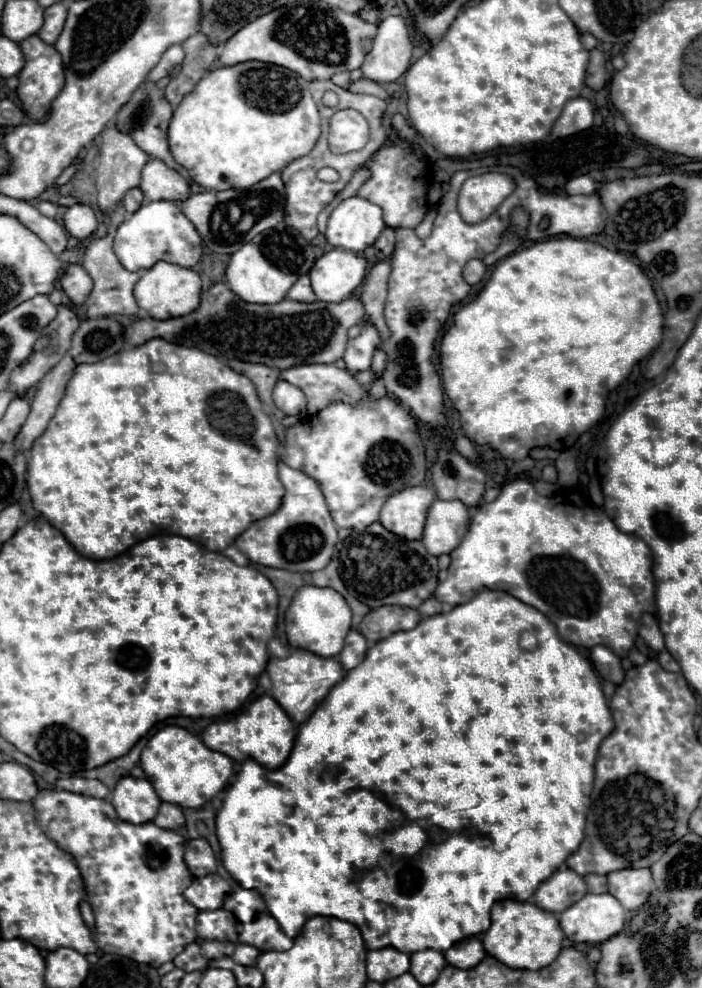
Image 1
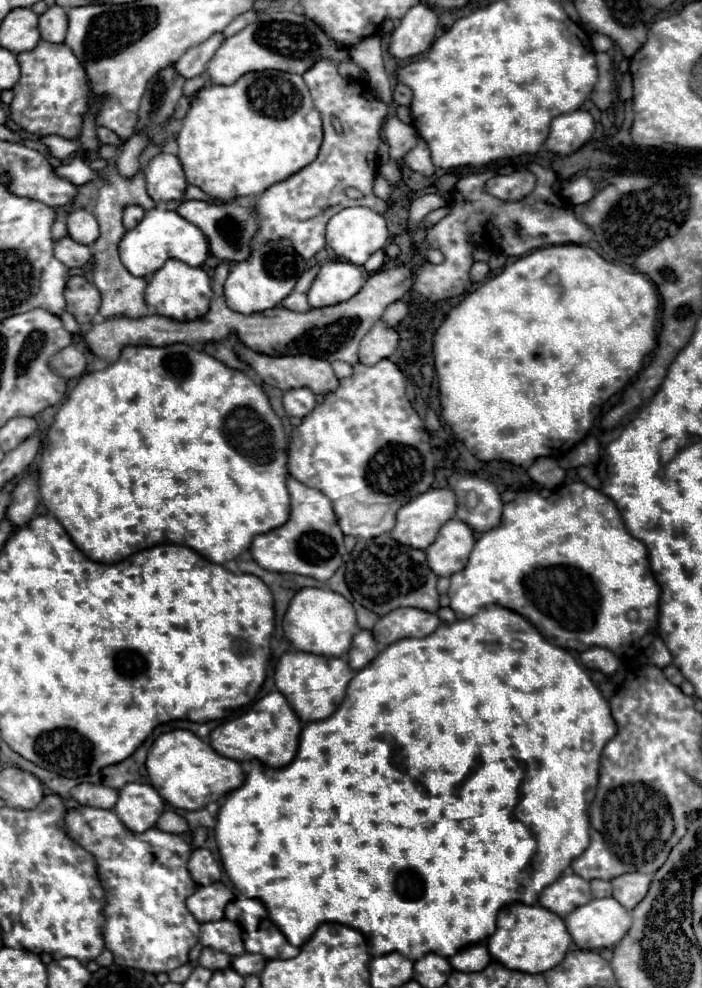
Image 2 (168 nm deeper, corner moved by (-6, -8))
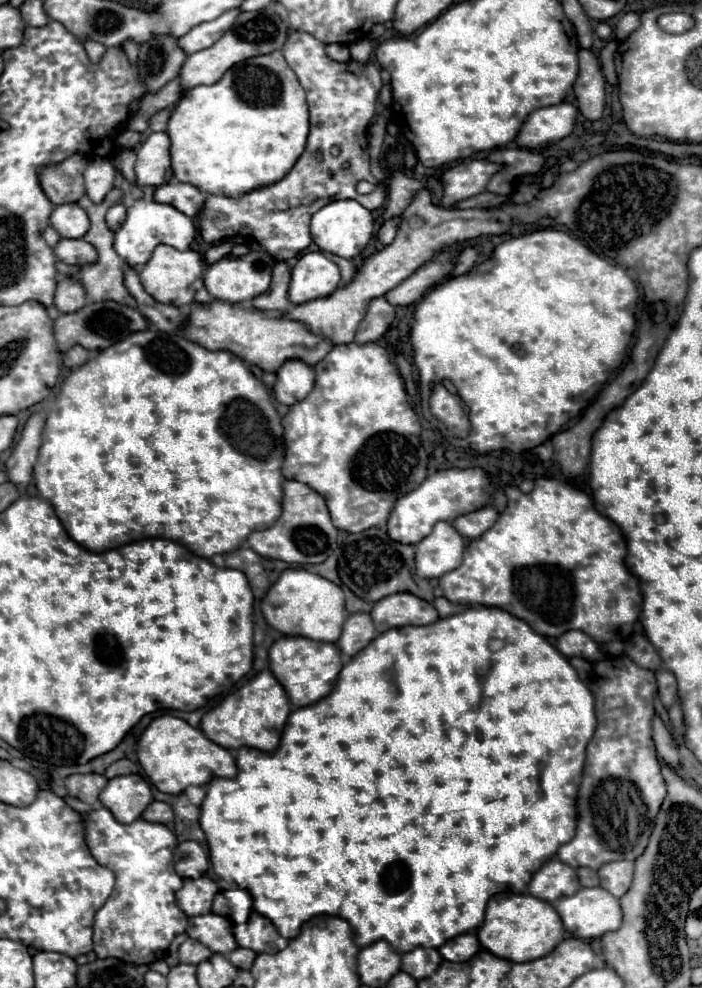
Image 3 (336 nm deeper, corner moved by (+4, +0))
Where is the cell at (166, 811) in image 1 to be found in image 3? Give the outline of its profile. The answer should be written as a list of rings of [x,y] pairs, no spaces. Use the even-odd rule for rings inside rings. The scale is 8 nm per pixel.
[[[152,801],[146,811],[142,813],[142,817],[146,821],[152,821],[152,823],[170,823],[174,821],[174,813],[170,809],[168,803],[162,803],[162,801]]]

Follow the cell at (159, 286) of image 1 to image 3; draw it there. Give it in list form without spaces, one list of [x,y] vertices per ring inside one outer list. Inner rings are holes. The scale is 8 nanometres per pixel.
[[[158,245],[150,257],[150,261],[140,269],[140,281],[144,289],[160,303],[168,305],[190,305],[194,301],[194,295],[198,289],[202,289],[202,271],[204,271],[204,261],[200,253],[186,249],[178,251],[170,245]]]

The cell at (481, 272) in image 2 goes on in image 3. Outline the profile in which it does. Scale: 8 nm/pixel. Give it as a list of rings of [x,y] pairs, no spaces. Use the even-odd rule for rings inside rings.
[[[464,247],[458,257],[456,257],[456,267],[454,267],[454,275],[458,273],[468,273],[478,261],[478,253],[474,247]]]

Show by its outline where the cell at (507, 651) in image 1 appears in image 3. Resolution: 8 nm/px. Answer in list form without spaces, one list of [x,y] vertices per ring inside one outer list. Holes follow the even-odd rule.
[[[472,607],[458,615],[438,619],[436,623],[426,625],[426,627],[408,625],[408,627],[388,629],[378,639],[372,639],[366,649],[362,649],[358,655],[354,655],[348,665],[344,665],[342,673],[338,675],[338,681],[340,681],[340,685],[336,683],[336,687],[330,695],[316,701],[314,705],[300,707],[290,713],[284,733],[282,733],[282,741],[276,751],[264,753],[260,749],[242,747],[237,752],[238,773],[236,777],[232,781],[216,777],[206,785],[206,797],[200,805],[200,811],[202,811],[200,827],[208,839],[209,858],[218,877],[218,886],[220,879],[220,890],[237,887],[246,889],[252,895],[254,909],[260,915],[268,917],[278,927],[280,935],[286,939],[294,939],[300,933],[302,923],[308,921],[310,917],[326,913],[326,915],[342,917],[350,923],[350,927],[354,929],[354,935],[356,935],[354,941],[358,947],[366,947],[374,941],[384,939],[398,953],[408,953],[410,949],[416,949],[418,945],[438,949],[450,937],[458,937],[462,933],[468,933],[470,929],[480,927],[484,921],[486,903],[494,893],[504,891],[504,889],[522,893],[524,885],[530,881],[530,877],[546,863],[544,859],[552,859],[556,855],[558,847],[574,837],[576,791],[578,791],[578,785],[582,779],[586,745],[596,729],[594,697],[560,651],[556,651],[540,633],[534,633],[530,629],[530,625],[526,625],[526,621],[522,621],[502,609],[494,609],[494,607]],[[328,741],[336,743],[336,745],[330,745]],[[346,745],[348,745],[348,763],[346,763]],[[326,757],[340,757],[340,759],[326,759]],[[548,761],[550,763],[562,761],[562,765],[554,765],[554,763],[548,765]],[[346,765],[348,765],[348,771],[344,769]],[[556,775],[560,775],[560,777],[556,779]],[[330,779],[332,781],[338,779],[338,781],[332,783]],[[552,779],[556,779],[556,781],[552,781]],[[300,783],[304,789],[300,789]],[[268,785],[274,785],[274,787],[268,787]],[[306,789],[314,789],[314,797],[306,795]],[[302,791],[304,791],[304,795],[302,795]],[[368,791],[374,791],[374,801],[370,801],[372,795]],[[504,799],[508,799],[508,801],[504,801]],[[256,801],[260,801],[260,803],[256,803]],[[310,803],[316,803],[316,807],[310,807]],[[302,805],[306,805],[306,807],[302,807]],[[254,807],[258,807],[258,809],[254,809]],[[260,863],[266,863],[266,867],[260,867]],[[286,863],[288,863],[288,867],[286,867]],[[506,863],[508,863],[508,867],[506,867]],[[290,881],[294,881],[294,883],[290,885]],[[470,881],[474,881],[474,883],[470,883]],[[366,883],[368,883],[368,889],[366,889]],[[458,885],[464,885],[464,889],[458,889]],[[348,887],[356,887],[356,889],[348,889]],[[412,889],[422,895],[414,899]],[[438,893],[442,893],[442,895],[438,895]],[[356,895],[360,899],[354,899]],[[430,897],[434,897],[434,901],[428,901]],[[418,899],[426,899],[426,901],[418,901]]]

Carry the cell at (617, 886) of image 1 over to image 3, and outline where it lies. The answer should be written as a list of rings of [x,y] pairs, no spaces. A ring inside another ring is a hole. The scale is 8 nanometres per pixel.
[[[612,861],[598,869],[600,887],[610,891],[614,897],[622,897],[632,883],[634,863],[632,861]]]

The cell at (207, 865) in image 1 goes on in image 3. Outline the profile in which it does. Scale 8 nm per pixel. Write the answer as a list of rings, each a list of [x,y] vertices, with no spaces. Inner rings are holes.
[[[182,841],[174,853],[174,871],[186,879],[198,879],[208,871],[208,855],[196,841]]]

